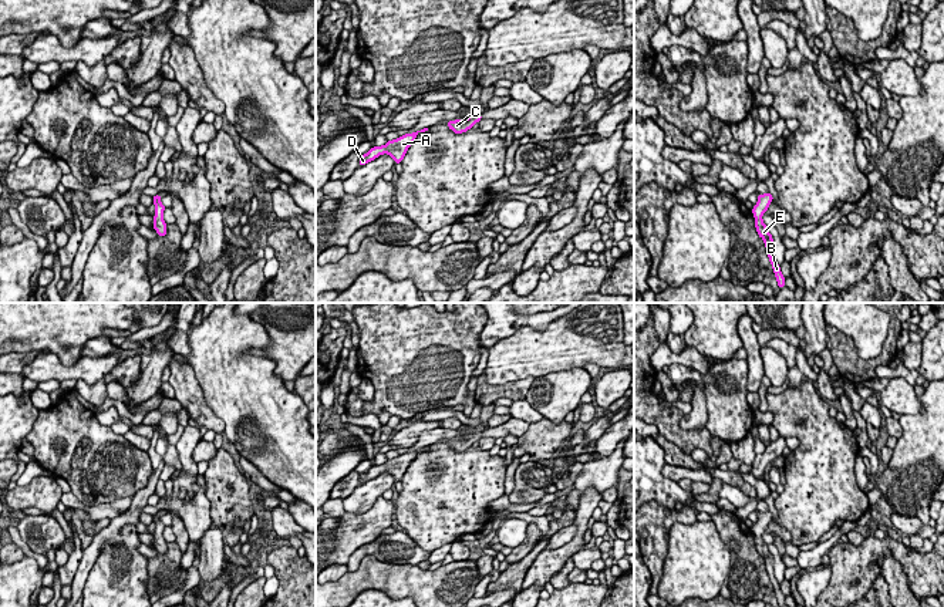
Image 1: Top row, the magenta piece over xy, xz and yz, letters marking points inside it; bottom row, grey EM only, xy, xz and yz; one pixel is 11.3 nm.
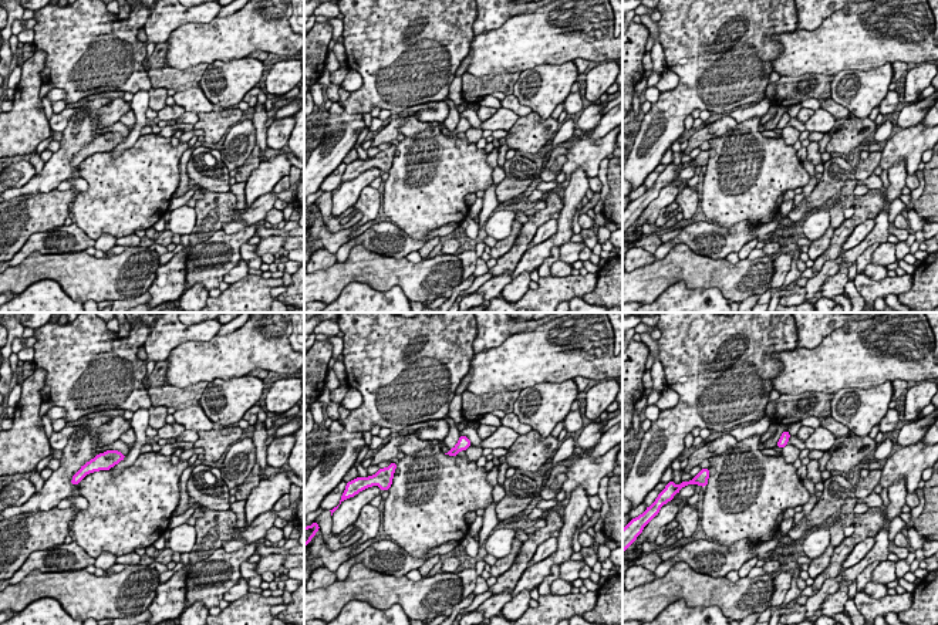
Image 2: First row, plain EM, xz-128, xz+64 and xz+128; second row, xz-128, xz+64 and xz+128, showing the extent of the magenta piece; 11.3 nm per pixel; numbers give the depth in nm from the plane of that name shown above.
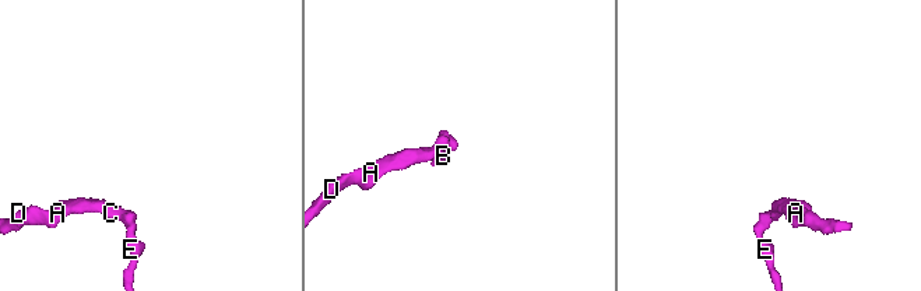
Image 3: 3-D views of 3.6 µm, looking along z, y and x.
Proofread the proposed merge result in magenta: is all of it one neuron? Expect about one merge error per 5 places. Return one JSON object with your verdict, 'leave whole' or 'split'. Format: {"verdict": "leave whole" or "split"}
{"verdict": "leave whole"}

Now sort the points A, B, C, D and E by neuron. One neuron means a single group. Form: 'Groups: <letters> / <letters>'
Groups: A B C D E

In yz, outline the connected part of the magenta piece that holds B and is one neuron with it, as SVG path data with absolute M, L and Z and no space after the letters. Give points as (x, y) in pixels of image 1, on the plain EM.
M769 510L763 512L763 513L758 513L758 522L753 525L752 532L755 536L756 550L759 553L759 556L762 556L765 560L766 571L769 574L769 580L772 583L778 604L779 604L779 607L782 607L782 606L785 606L785 596L783 596L781 586L775 577L772 553L769 552L766 543L762 539L762 533L768 529L772 517L773 517L773 515Z

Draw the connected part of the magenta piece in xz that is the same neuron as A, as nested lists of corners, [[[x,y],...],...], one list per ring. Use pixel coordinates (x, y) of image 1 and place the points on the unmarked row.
[[[424,446],[412,452],[405,452],[394,459],[388,459],[382,465],[371,466],[365,473],[360,473],[360,485],[368,482],[370,479],[374,479],[382,472],[388,472],[390,475],[392,475],[395,482],[402,480],[404,473],[407,472],[411,462],[415,459],[417,453],[425,449],[428,449],[428,446]]]

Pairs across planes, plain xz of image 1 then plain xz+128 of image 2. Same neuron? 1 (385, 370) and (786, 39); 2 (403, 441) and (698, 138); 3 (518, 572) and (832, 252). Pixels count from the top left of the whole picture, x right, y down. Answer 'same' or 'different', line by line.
1: different
2: same
3: same

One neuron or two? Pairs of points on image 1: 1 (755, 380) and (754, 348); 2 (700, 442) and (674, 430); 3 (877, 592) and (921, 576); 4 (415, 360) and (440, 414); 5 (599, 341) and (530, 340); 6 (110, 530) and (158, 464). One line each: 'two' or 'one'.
1: one
2: one
3: two
4: two
5: one
6: one

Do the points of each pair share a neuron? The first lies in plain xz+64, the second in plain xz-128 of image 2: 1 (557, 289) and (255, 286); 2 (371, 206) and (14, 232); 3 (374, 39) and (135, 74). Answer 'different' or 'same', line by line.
1: same
2: same
3: same

